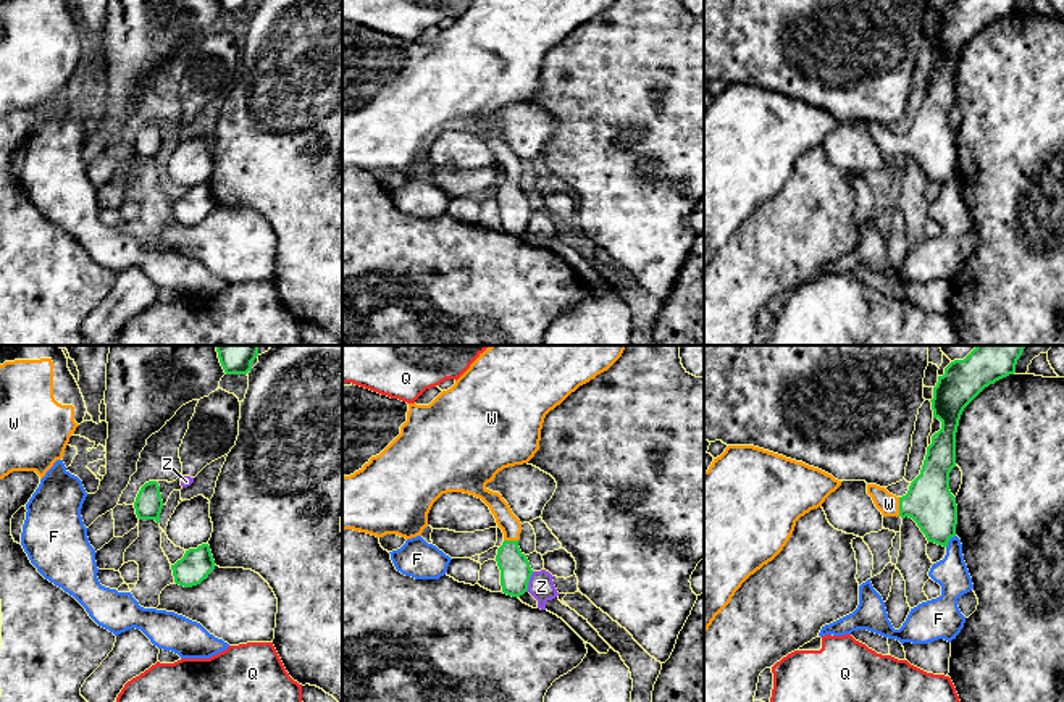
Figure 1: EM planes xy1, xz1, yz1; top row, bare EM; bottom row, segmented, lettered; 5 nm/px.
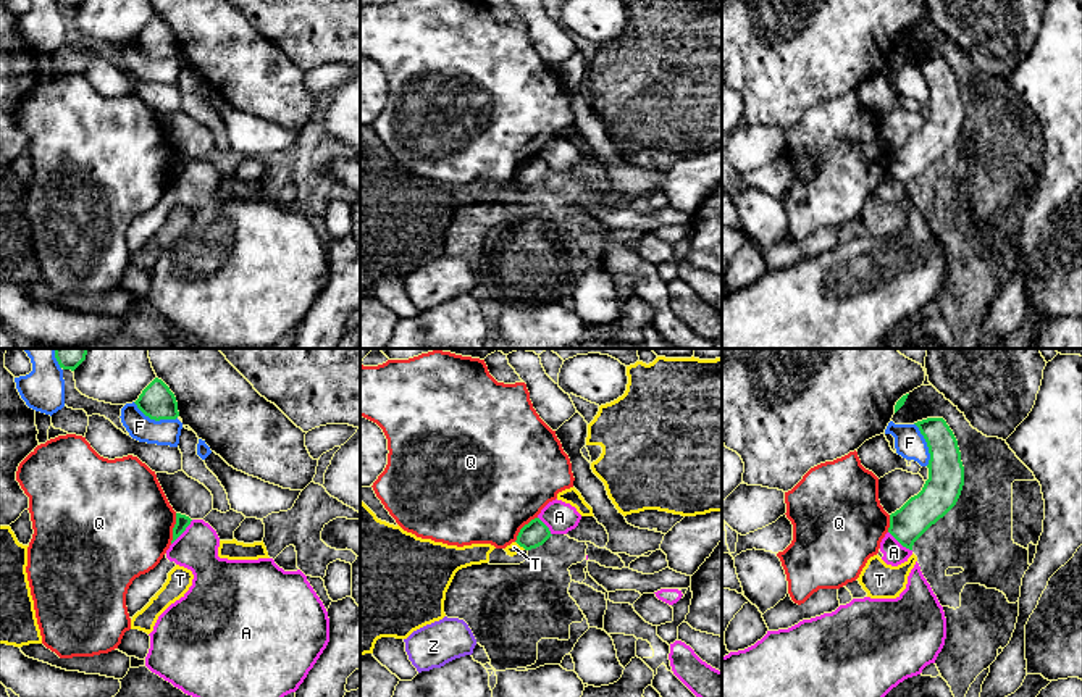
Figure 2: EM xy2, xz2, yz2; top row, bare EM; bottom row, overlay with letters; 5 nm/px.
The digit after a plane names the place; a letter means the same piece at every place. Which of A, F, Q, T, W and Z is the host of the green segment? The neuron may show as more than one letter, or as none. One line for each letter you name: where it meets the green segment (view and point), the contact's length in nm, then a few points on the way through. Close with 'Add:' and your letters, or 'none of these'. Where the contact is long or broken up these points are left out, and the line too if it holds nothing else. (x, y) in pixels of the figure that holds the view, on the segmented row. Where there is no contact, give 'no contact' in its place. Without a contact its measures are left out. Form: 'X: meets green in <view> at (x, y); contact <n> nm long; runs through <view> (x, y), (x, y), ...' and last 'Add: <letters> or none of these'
W: meets green in yz1 at (900, 507); contact 100 nm long; runs through yz1 (929, 502), (900, 507), (888, 504)
Add: W

